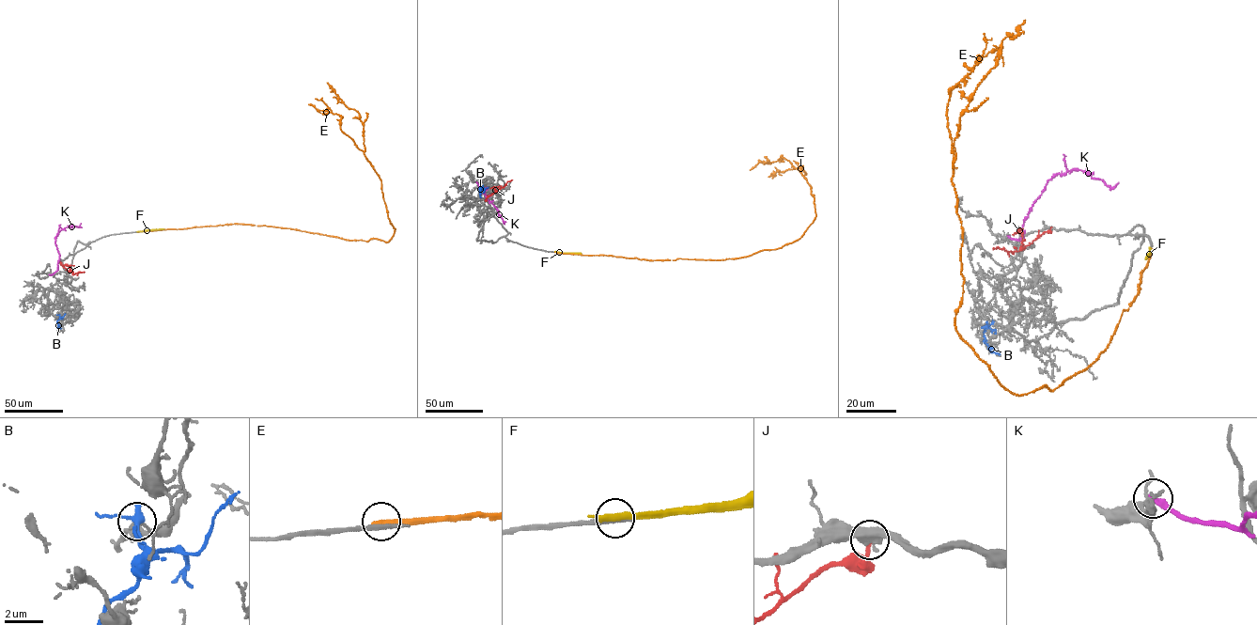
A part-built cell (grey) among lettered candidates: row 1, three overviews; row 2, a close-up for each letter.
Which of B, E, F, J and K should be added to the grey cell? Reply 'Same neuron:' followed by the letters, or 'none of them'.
Same neuron: none of them

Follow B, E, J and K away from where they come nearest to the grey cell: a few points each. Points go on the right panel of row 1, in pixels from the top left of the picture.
B: (992, 322), (985, 328), (984, 335), (992, 351), (1000, 353)
E: (1151, 248), (1106, 348), (1054, 389), (1014, 394), (956, 330), (964, 280), (954, 141), (1001, 41), (1025, 19)
J: (1050, 228), (1022, 249), (1013, 252), (992, 248)
K: (1008, 236), (1023, 237), (1030, 208), (1058, 173), (1078, 169), (1106, 185), (1119, 182)

